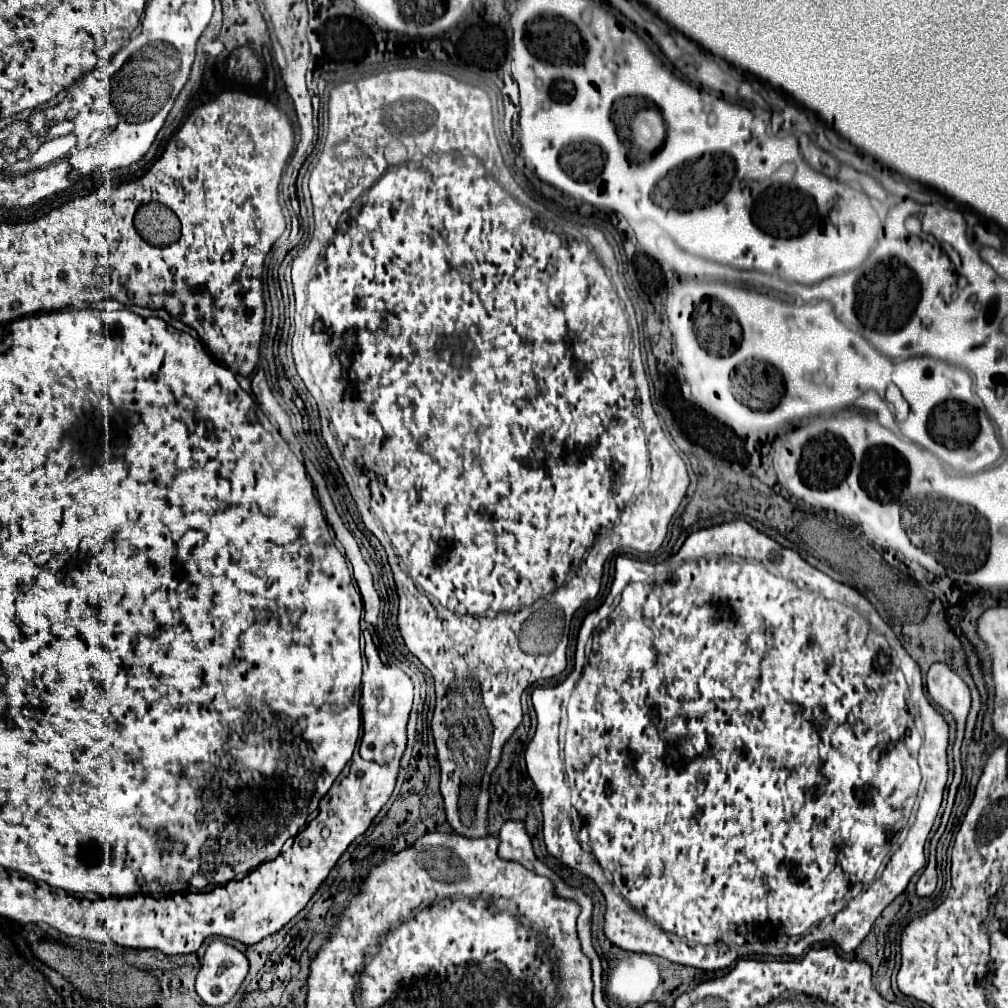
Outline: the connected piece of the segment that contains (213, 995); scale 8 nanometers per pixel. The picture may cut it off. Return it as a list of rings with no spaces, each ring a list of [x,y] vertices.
[[[215,940],[209,944],[197,974],[197,994],[209,1006],[227,1004],[239,990],[249,970],[249,962],[235,946]]]

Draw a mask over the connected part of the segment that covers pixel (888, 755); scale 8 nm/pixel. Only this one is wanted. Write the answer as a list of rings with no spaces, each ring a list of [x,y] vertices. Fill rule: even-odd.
[[[735,520],[729,524],[721,524],[721,526],[693,532],[676,554],[660,563],[643,562],[634,558],[630,559],[627,556],[618,556],[615,561],[615,576],[610,592],[604,603],[593,612],[599,612],[599,610],[603,610],[607,618],[597,620],[593,616],[591,624],[589,622],[585,624],[586,616],[580,627],[577,638],[583,630],[581,638],[585,638],[585,640],[591,638],[591,644],[583,642],[585,646],[577,654],[573,672],[559,685],[537,687],[531,694],[533,708],[537,712],[537,727],[533,740],[526,747],[525,762],[527,775],[533,780],[533,786],[535,786],[537,794],[541,796],[543,838],[545,838],[547,852],[553,858],[557,858],[559,862],[563,862],[565,866],[591,878],[599,886],[599,890],[605,896],[605,904],[607,904],[605,924],[603,924],[605,936],[615,946],[619,946],[623,950],[657,954],[669,962],[687,964],[687,966],[695,966],[701,970],[721,970],[721,968],[727,968],[741,958],[747,958],[747,956],[783,956],[783,954],[801,956],[813,944],[823,944],[823,942],[833,942],[843,952],[853,952],[863,942],[863,938],[869,934],[869,930],[871,930],[873,922],[879,918],[879,914],[907,888],[911,876],[925,866],[923,844],[927,840],[927,834],[931,832],[935,816],[937,816],[939,806],[941,806],[941,796],[944,795],[949,770],[948,765],[946,765],[949,728],[947,728],[943,716],[931,706],[931,702],[924,692],[920,668],[917,666],[917,662],[905,652],[905,648],[903,648],[892,627],[883,620],[871,602],[857,592],[857,589],[835,581],[827,574],[819,572],[817,568],[809,566],[795,550],[779,546],[775,540],[771,540],[769,536],[755,530],[753,526],[749,526],[743,520]],[[831,652],[851,652],[851,656],[831,656]],[[560,735],[565,737],[565,746],[560,746],[558,742]],[[827,916],[835,916],[835,920],[821,922]]]

